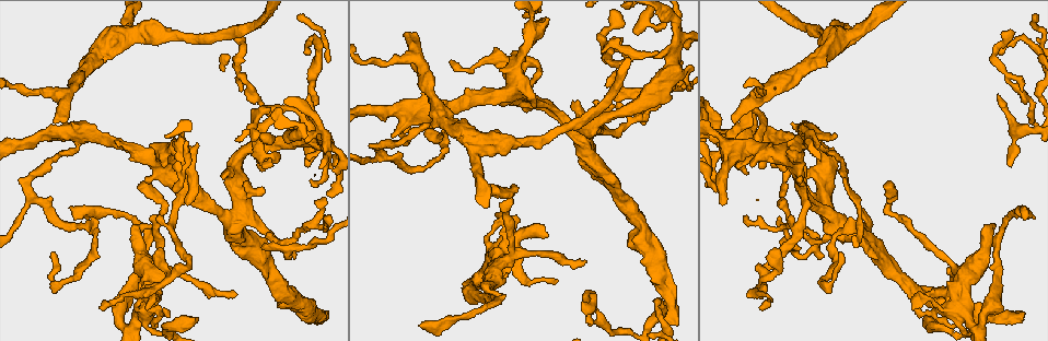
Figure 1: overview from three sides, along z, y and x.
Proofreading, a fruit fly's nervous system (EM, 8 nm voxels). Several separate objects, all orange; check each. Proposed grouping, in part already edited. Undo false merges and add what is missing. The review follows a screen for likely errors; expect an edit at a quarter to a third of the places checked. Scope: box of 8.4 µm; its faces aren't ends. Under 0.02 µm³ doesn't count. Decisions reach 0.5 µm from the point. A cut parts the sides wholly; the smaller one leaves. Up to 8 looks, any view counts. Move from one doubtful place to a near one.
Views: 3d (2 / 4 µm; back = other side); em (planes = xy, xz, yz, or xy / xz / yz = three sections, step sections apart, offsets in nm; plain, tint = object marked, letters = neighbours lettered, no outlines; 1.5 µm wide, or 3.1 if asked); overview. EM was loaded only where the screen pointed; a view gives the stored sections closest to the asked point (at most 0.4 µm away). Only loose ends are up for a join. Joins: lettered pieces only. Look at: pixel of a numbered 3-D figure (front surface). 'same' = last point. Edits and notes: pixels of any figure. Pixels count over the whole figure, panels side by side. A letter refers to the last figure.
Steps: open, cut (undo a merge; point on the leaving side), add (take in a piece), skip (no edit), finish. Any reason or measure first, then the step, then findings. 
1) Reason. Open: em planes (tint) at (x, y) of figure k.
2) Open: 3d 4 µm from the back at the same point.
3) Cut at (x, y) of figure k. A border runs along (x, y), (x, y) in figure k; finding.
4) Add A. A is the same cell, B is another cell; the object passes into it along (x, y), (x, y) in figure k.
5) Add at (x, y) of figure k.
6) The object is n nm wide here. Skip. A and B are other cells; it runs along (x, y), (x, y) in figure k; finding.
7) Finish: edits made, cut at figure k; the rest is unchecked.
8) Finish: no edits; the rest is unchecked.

Free end. Open: 3d 2 µm at (53, 123) of figure 1.

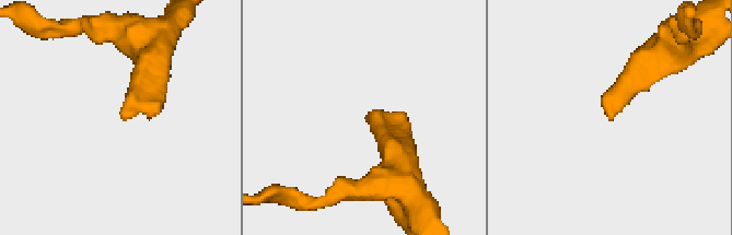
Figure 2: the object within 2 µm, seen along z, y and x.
Need the tissue. Open: em planes (plain) at (610, 117) of figure 2.

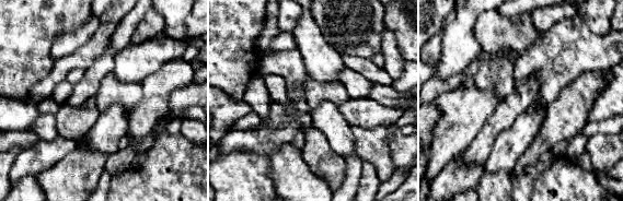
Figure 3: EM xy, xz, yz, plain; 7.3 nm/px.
What lies round it. Open: em planes (letters) at the same point.

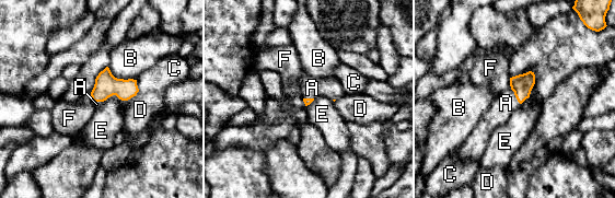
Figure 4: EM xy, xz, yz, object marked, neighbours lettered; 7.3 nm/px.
The longest contact is with B, 240 nm. Add A. A is the same cell, B, C, D, E and F are other cells; the neuron continues.

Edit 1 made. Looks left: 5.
Open: overview.

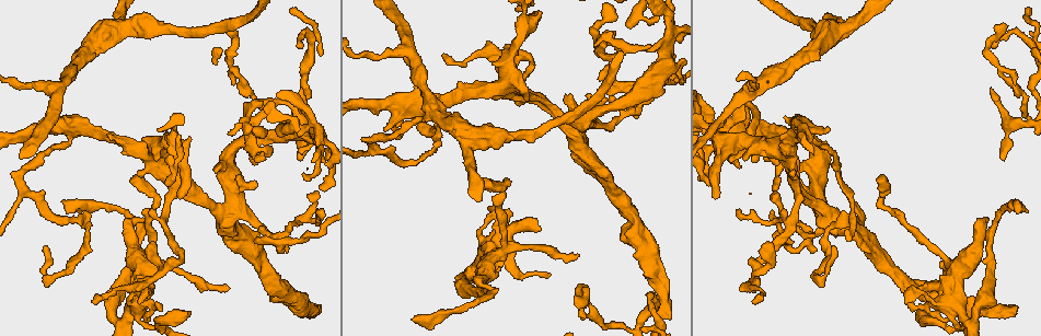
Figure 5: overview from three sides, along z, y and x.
Long arm stops here. Open: 3d 2 µm at (1003, 23) of figure 5.

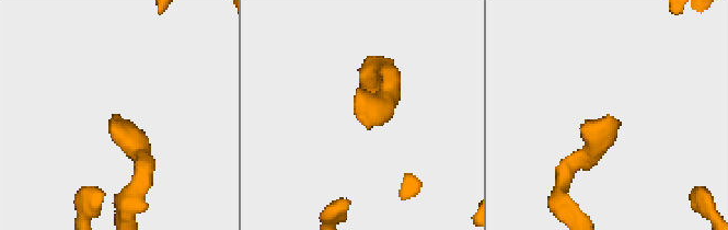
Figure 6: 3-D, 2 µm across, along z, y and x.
Shape alone is not enough. Open: em planes (plain) at (605, 120) of figure 6.

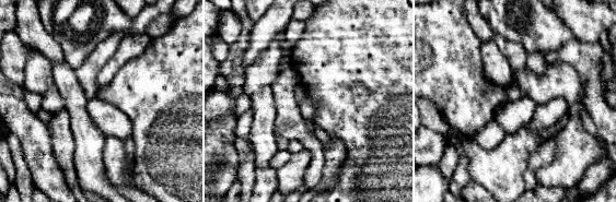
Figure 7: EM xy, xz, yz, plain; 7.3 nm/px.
Open: em planes (letters) at the same point.

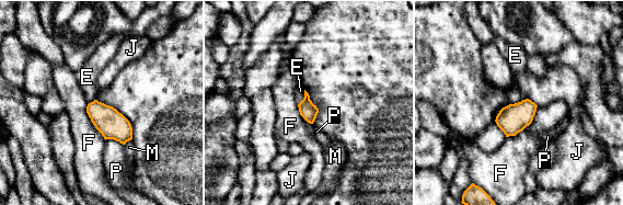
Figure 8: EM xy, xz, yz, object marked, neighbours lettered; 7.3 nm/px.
Skip. E, F, J, M and P are other cells; a border runs along (304, 90), (304, 97), (298, 104) in figure 8; none of them fits.

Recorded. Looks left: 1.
An open end. Open: em xy step 4 (letters) at (1003, 159) of figure 5.

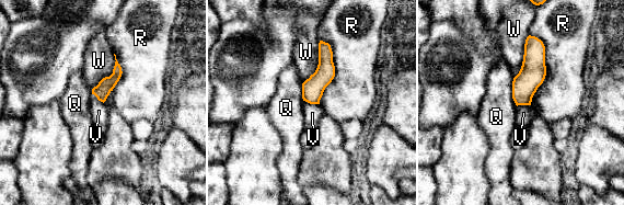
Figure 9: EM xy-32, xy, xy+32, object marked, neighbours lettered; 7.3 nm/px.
Skip. Q, R, V and W are other cells; a border runs along (303, 100), (319, 104) in figure 9; none of them fits.

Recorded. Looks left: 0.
Finish: edits made, add at figure 4; the rest is unchecked.

